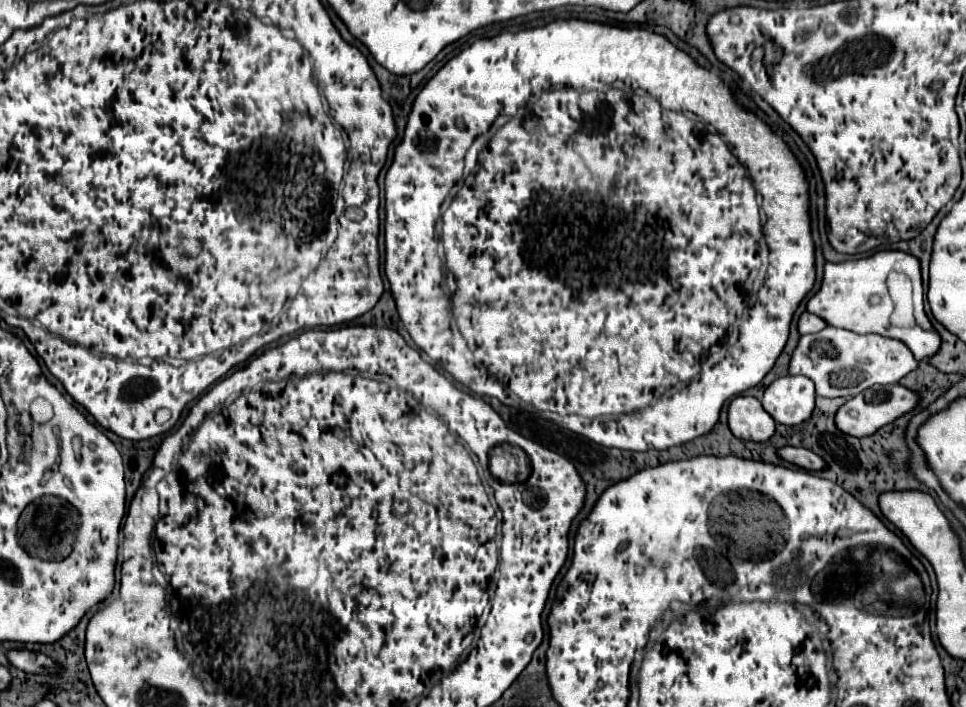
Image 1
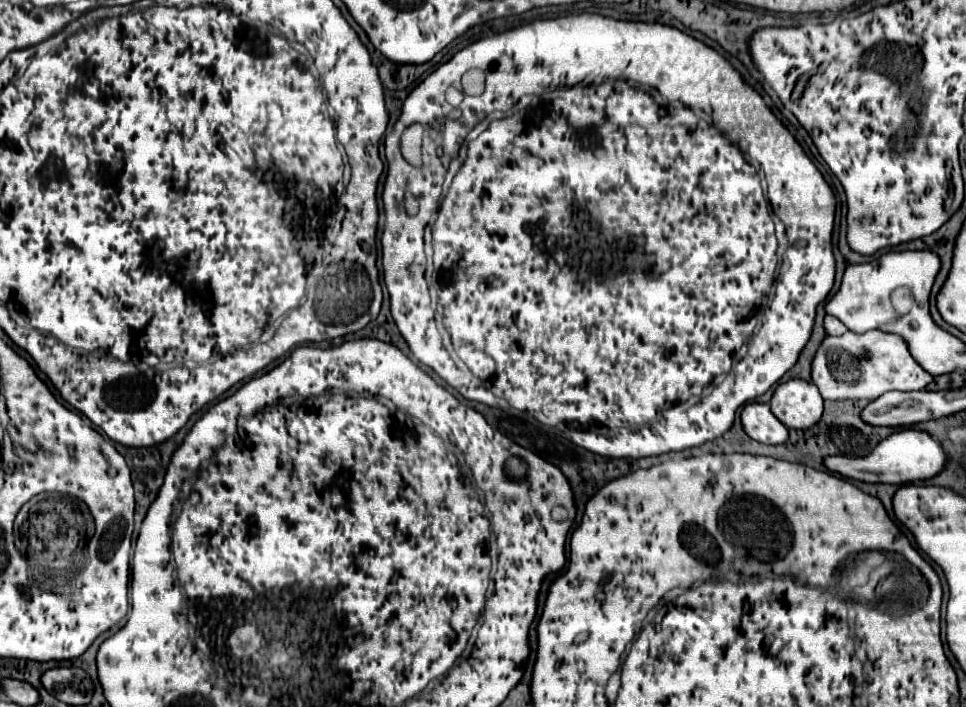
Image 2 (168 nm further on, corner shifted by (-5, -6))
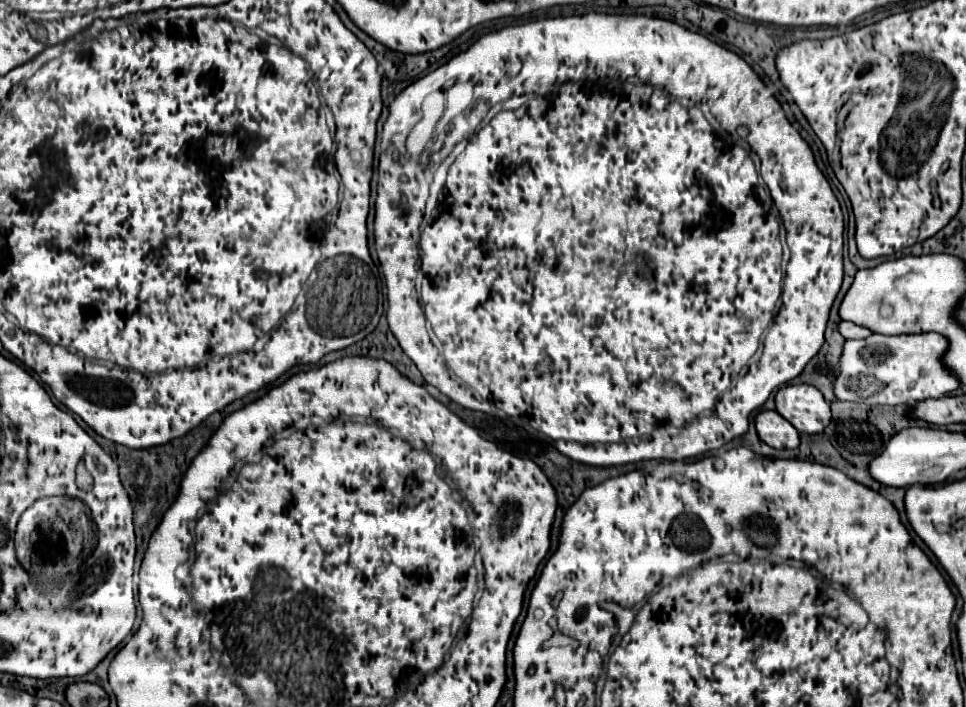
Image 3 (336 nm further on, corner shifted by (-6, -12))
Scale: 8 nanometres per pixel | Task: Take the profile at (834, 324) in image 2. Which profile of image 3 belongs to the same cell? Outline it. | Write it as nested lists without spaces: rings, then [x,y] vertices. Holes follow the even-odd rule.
[[[840,321],[838,331],[840,331],[840,335],[842,335],[844,339],[864,339],[864,337],[870,335],[868,329],[858,327],[858,325],[852,325],[850,321]]]

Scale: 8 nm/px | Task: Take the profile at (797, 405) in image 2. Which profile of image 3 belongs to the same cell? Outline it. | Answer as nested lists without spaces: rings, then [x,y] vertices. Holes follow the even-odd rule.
[[[788,385],[782,387],[776,397],[776,411],[790,423],[798,433],[822,433],[830,423],[830,403],[812,385]]]

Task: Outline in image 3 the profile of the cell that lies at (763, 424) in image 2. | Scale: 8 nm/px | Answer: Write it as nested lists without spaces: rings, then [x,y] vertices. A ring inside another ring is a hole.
[[[760,411],[754,417],[754,425],[758,437],[774,449],[796,449],[800,443],[798,431],[776,411]]]

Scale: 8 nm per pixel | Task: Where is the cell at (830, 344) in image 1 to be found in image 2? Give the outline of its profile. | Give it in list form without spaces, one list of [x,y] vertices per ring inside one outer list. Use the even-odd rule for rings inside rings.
[[[849,331],[841,337],[827,337],[813,359],[811,377],[823,399],[867,401],[875,401],[887,391],[919,391],[933,381],[933,377],[913,359],[905,339],[883,331],[869,331],[863,335]]]

